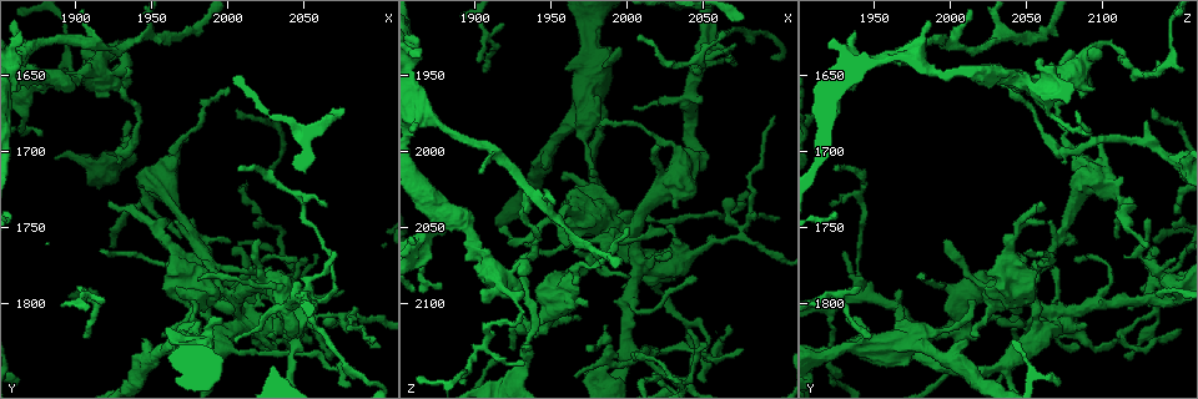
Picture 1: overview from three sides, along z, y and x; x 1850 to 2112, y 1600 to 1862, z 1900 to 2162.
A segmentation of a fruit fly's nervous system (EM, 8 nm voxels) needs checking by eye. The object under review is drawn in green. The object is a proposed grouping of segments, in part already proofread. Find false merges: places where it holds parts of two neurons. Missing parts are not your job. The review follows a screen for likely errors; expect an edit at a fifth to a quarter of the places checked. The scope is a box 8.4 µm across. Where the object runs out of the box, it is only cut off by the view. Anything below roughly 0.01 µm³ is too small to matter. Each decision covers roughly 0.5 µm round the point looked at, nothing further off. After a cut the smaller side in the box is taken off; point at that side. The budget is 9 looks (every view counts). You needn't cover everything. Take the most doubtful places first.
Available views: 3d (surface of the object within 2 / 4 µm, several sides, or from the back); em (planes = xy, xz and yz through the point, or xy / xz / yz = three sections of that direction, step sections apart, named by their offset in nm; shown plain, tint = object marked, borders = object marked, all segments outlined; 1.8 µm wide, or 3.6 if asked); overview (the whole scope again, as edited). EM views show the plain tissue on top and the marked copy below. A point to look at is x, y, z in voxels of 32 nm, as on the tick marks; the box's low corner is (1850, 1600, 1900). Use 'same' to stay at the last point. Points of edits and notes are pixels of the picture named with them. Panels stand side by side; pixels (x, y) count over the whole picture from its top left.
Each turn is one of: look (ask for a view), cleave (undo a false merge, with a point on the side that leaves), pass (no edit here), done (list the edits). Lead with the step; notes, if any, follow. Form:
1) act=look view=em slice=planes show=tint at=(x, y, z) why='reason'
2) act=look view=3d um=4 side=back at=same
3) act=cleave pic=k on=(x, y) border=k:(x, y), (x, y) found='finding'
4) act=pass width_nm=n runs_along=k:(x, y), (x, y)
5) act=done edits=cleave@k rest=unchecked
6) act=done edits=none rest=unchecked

act=look view=em um=3.6 slice=yz step=8 show=tint at=(1986, 1784, 2050) why='a narrow waist'

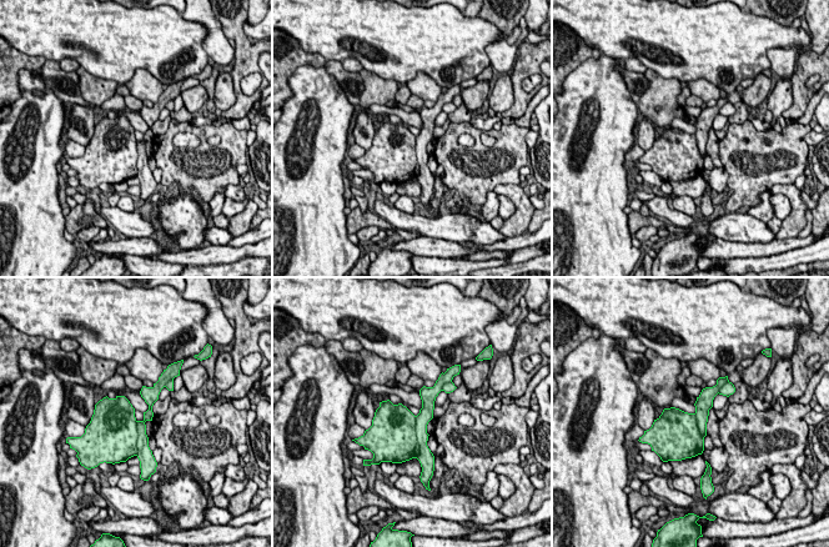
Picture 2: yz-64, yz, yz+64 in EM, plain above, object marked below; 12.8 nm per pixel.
act=look view=em um=3.6 slice=planes show=borders at=same why='another direction'

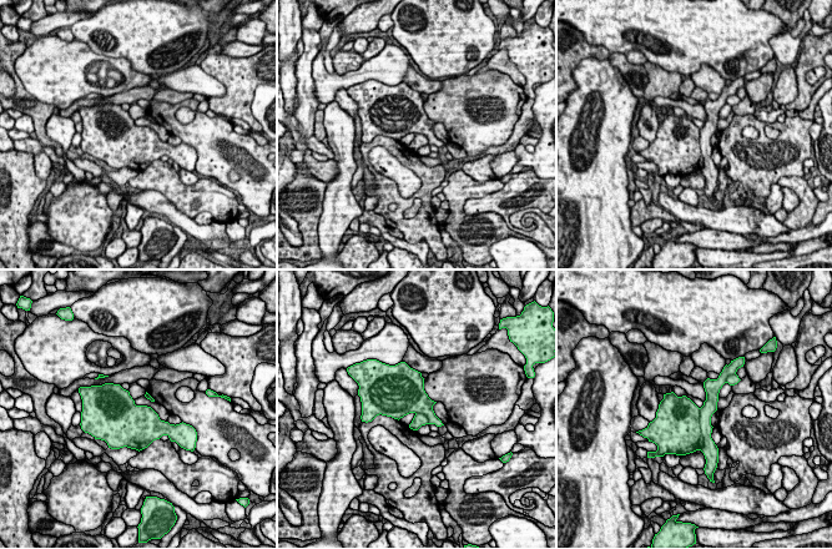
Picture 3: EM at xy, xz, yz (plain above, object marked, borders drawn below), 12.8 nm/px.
act=cleave pic=3 on=(682, 434) width_nm=380 found='a second neuron is stuck on'

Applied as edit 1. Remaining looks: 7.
act=look view=overview

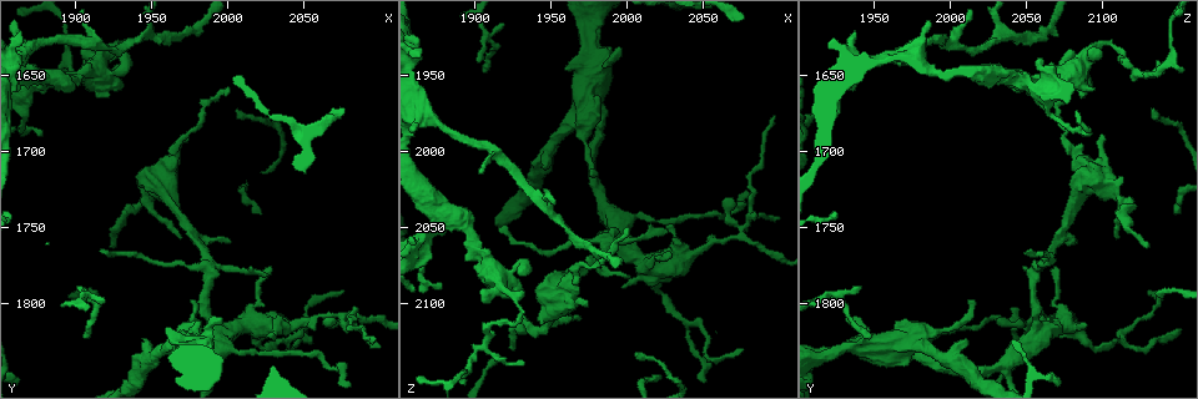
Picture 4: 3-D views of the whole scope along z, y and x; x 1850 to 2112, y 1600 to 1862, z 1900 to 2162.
act=look view=3d um=2 at=(1914, 1646, 2084) why='abrupt turn'

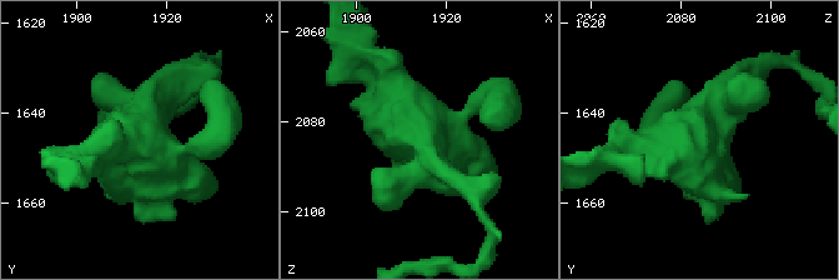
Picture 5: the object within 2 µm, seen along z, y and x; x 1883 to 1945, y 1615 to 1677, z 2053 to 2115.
act=look view=em slice=planes show=tint at=(1913, 1647, 2082)

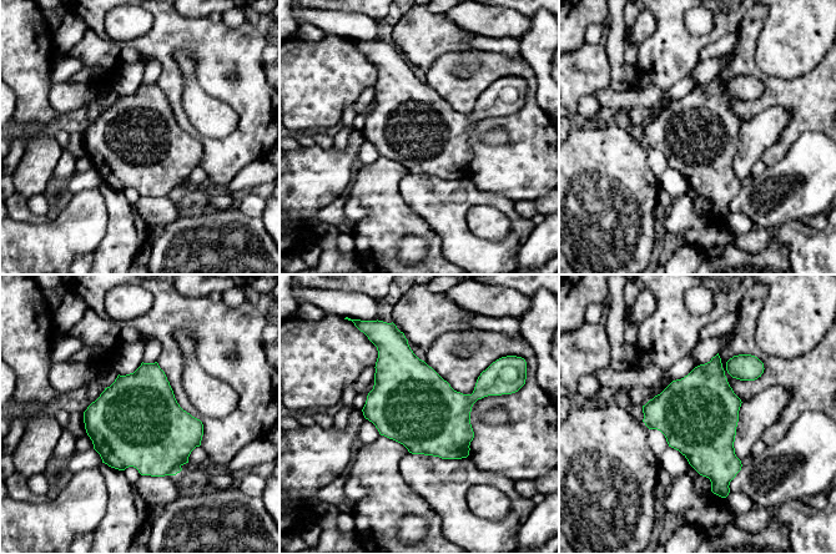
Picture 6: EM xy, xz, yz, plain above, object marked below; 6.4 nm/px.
act=pass found='one neuron here'

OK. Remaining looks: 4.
act=done edits=cleave@3 rest=unchecked

